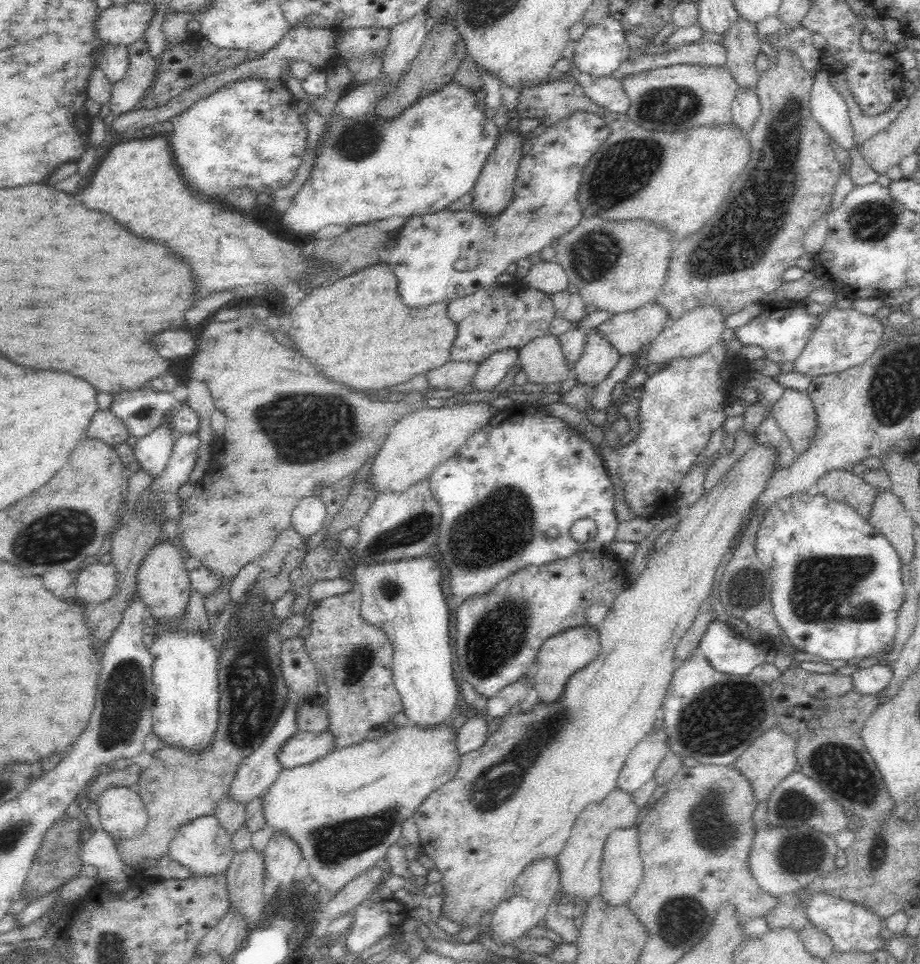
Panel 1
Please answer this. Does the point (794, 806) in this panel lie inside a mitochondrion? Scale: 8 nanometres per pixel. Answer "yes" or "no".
yes

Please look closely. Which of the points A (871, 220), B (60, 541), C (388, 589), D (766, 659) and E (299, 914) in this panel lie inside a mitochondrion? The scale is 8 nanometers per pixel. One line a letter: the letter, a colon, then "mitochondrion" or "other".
A: mitochondrion
B: mitochondrion
C: mitochondrion
D: other
E: other

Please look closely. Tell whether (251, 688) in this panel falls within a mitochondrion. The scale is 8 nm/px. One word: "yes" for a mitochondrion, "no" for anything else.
yes

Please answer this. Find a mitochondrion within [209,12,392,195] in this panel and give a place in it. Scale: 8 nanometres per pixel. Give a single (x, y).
(357, 141)

